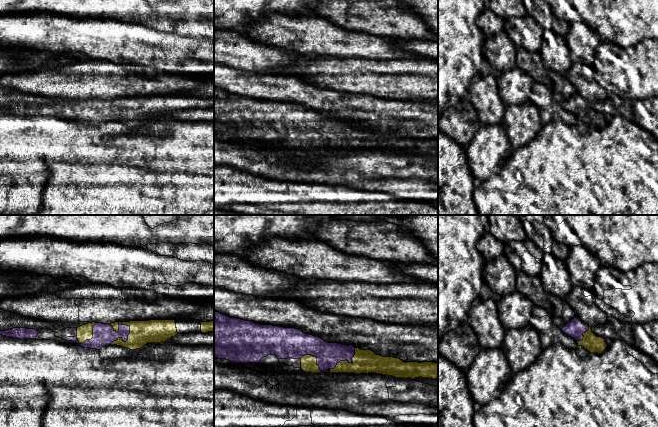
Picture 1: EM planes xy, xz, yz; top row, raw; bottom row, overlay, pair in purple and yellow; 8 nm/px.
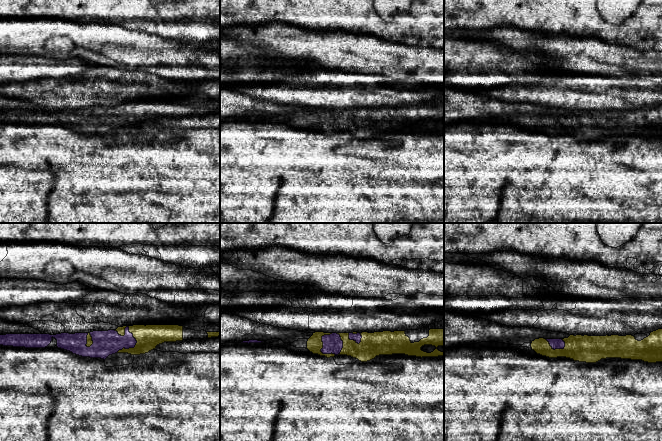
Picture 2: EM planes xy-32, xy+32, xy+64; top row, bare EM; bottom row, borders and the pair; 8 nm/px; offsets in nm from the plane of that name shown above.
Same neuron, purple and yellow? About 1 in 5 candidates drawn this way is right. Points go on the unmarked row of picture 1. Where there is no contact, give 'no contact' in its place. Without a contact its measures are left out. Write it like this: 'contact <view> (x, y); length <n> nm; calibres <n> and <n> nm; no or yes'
contact xy (125, 117); length 220 nm; calibres 180 and 190 nm; yes

